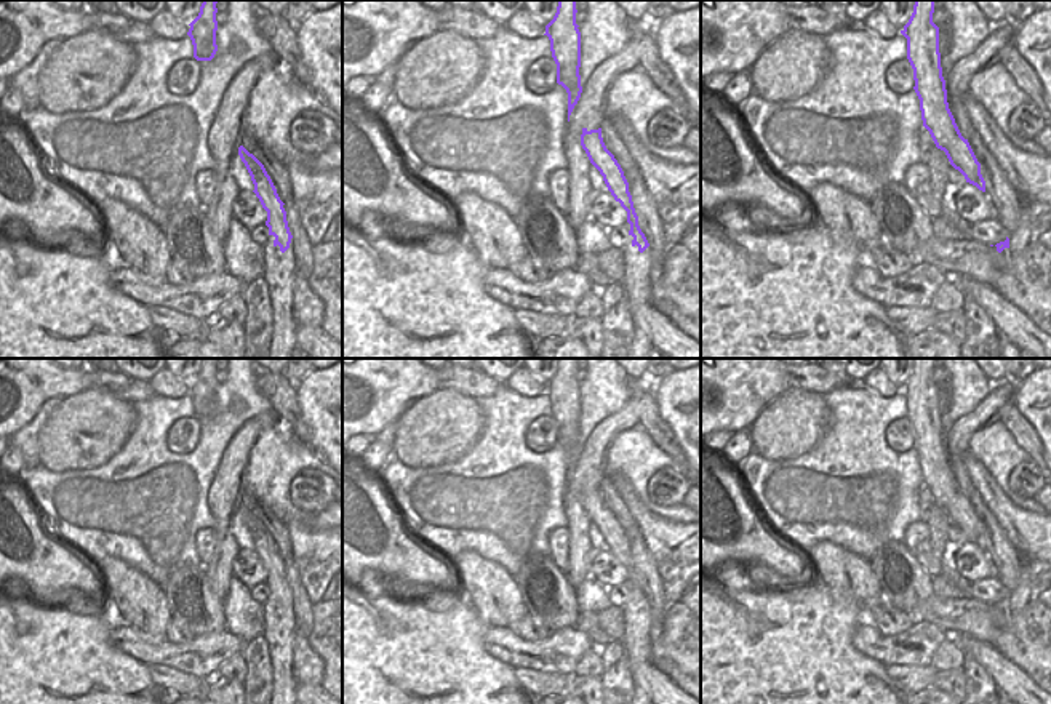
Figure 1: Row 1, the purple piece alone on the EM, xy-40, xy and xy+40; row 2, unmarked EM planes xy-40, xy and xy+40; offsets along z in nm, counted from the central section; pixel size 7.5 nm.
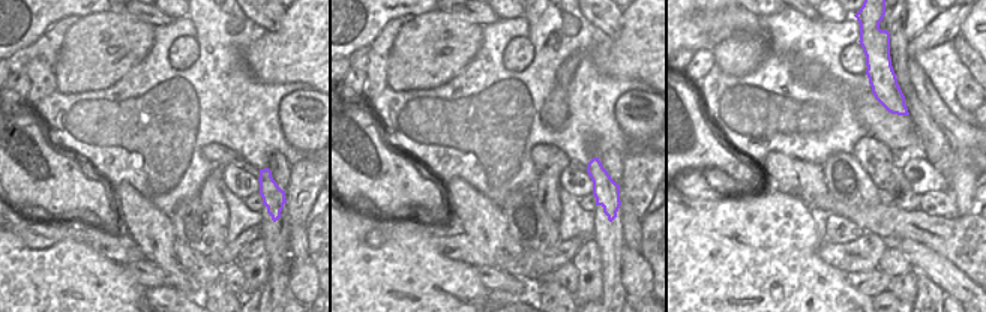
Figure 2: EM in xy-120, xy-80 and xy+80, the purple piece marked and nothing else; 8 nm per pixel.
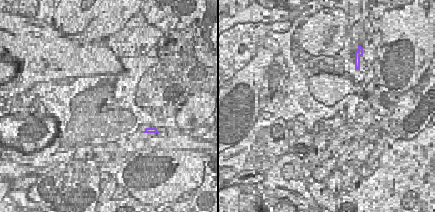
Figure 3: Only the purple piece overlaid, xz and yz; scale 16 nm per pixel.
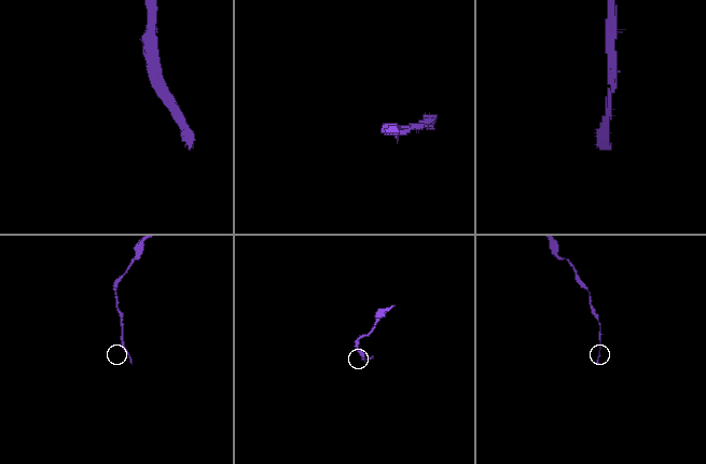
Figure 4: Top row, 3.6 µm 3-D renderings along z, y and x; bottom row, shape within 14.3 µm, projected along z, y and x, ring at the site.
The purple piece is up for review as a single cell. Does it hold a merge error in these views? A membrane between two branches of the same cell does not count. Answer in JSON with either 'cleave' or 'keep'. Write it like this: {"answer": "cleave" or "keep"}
{"answer": "keep"}

